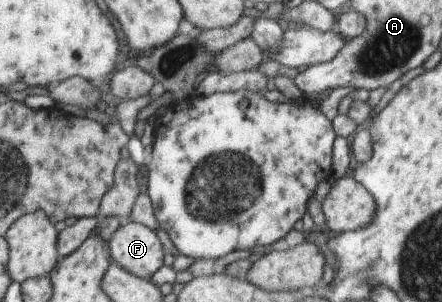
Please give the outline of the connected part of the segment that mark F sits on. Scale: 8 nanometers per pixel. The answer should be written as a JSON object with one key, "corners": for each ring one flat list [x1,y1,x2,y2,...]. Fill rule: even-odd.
{"corners":[[136,221,121,222,111,239,111,257,137,277,148,277,163,267,163,247,152,229]]}

